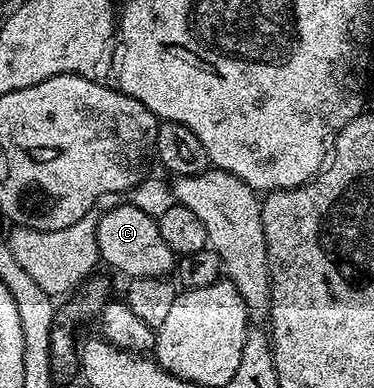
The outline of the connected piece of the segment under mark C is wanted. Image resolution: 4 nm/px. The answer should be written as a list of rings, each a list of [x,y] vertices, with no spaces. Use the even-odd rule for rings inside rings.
[[[131,202],[118,204],[99,215],[96,241],[99,243],[101,263],[119,268],[126,278],[139,276],[169,277],[176,268],[176,253],[160,238],[157,219],[144,213]]]

